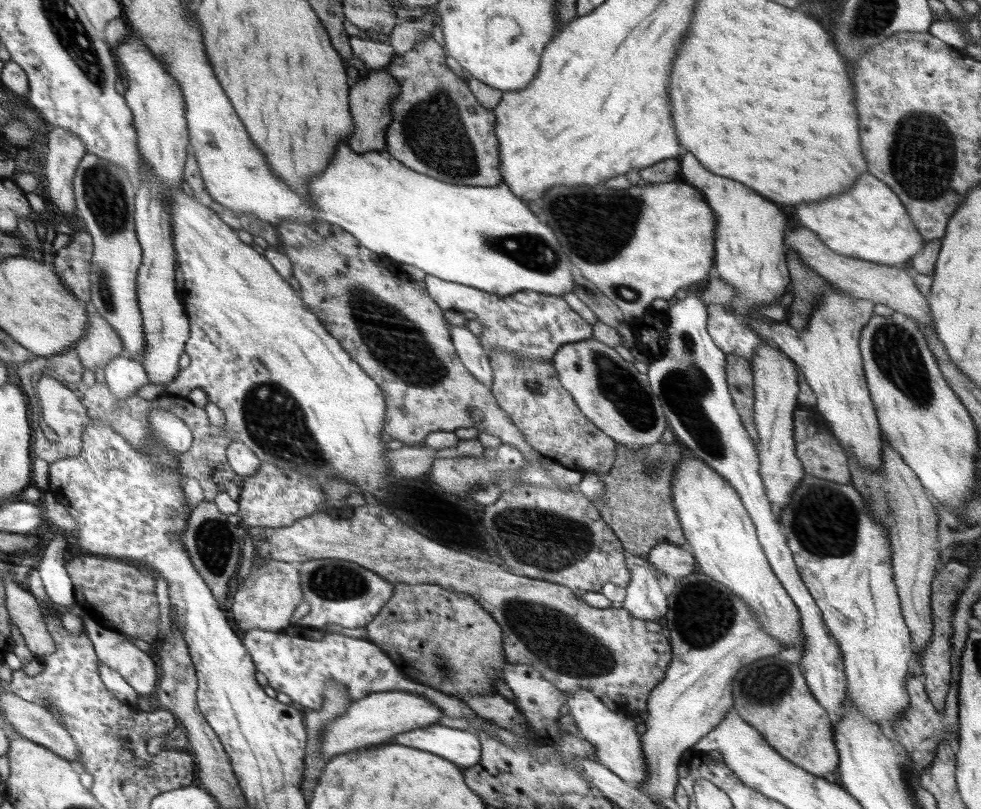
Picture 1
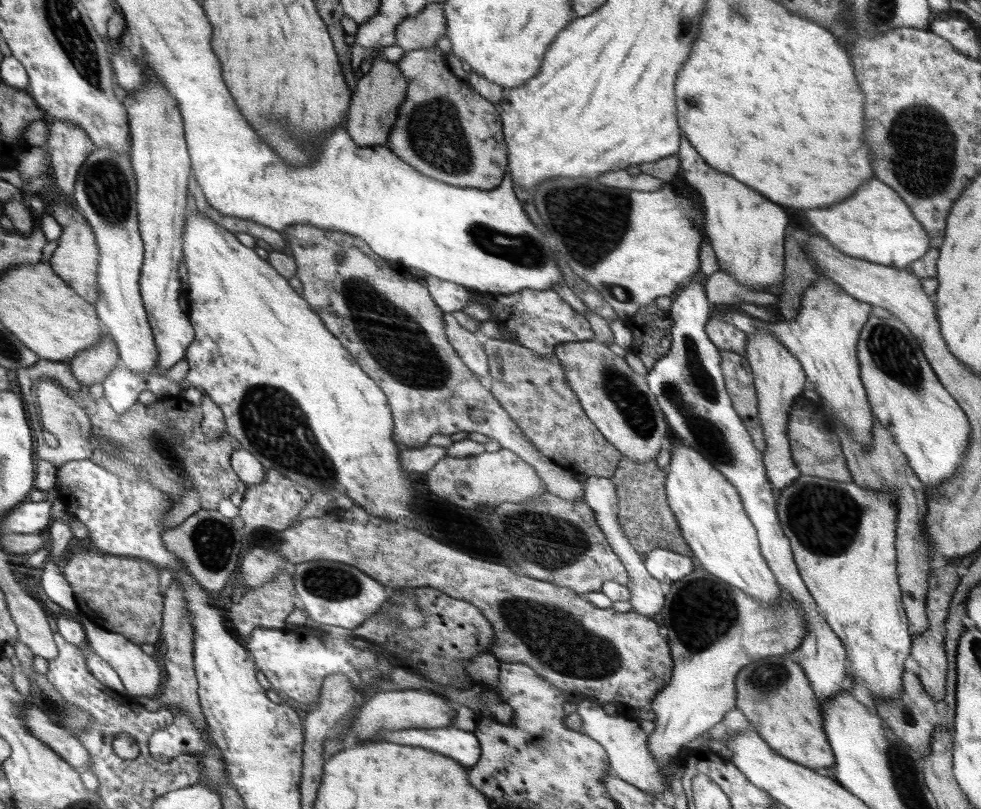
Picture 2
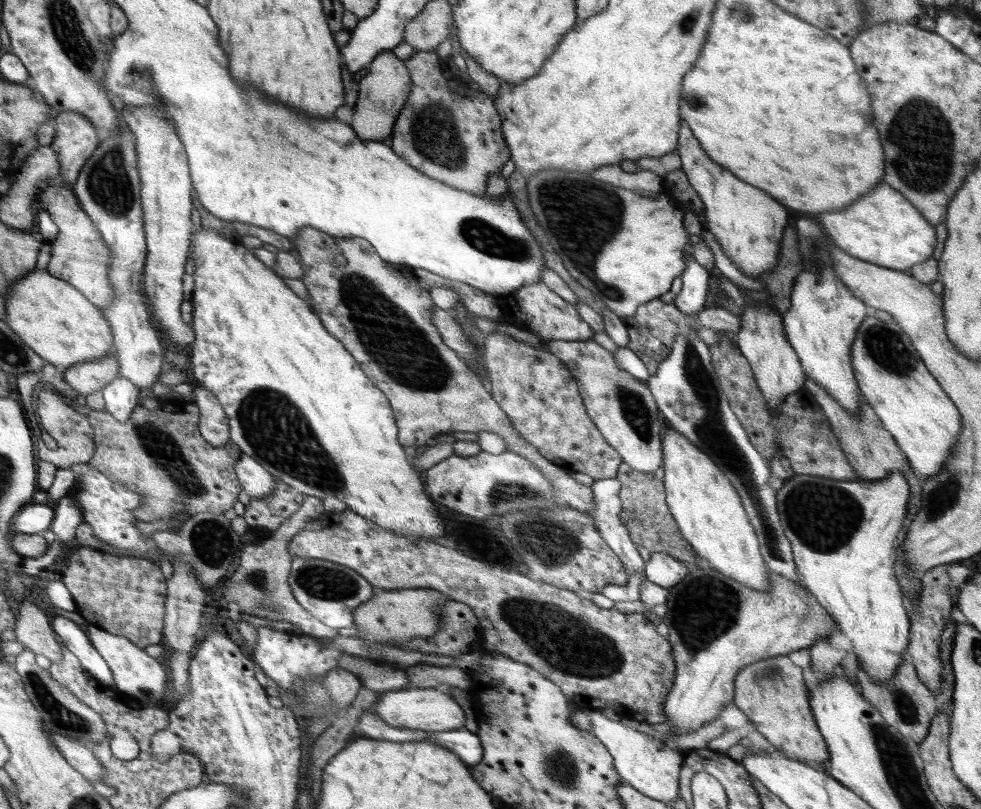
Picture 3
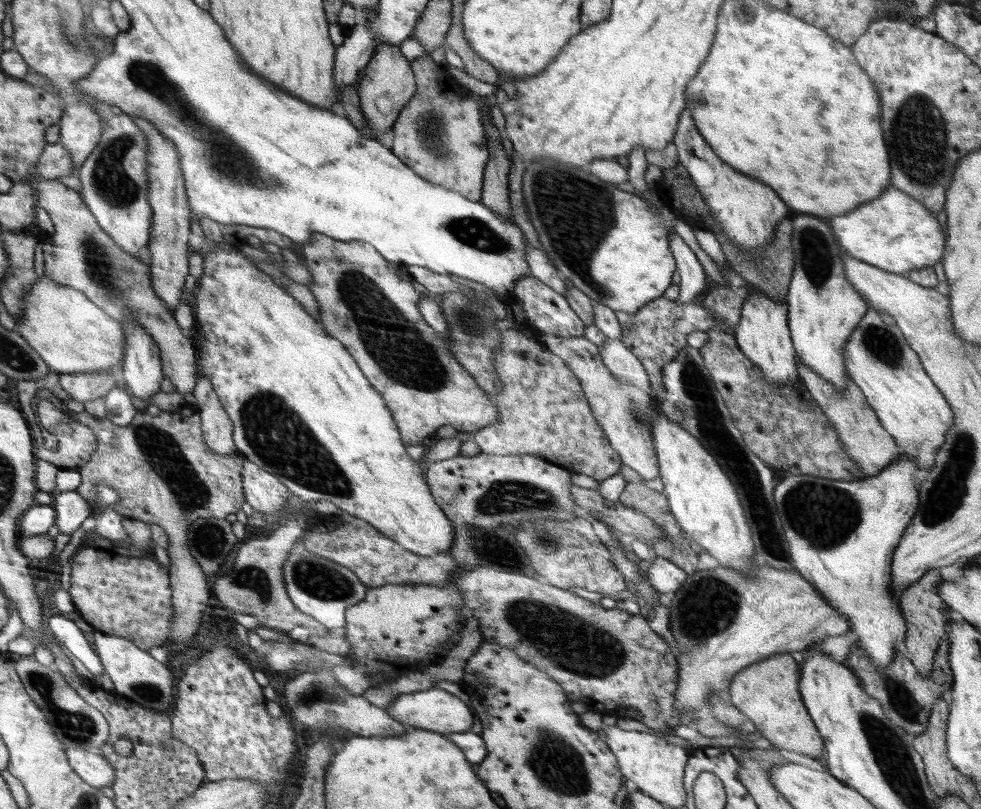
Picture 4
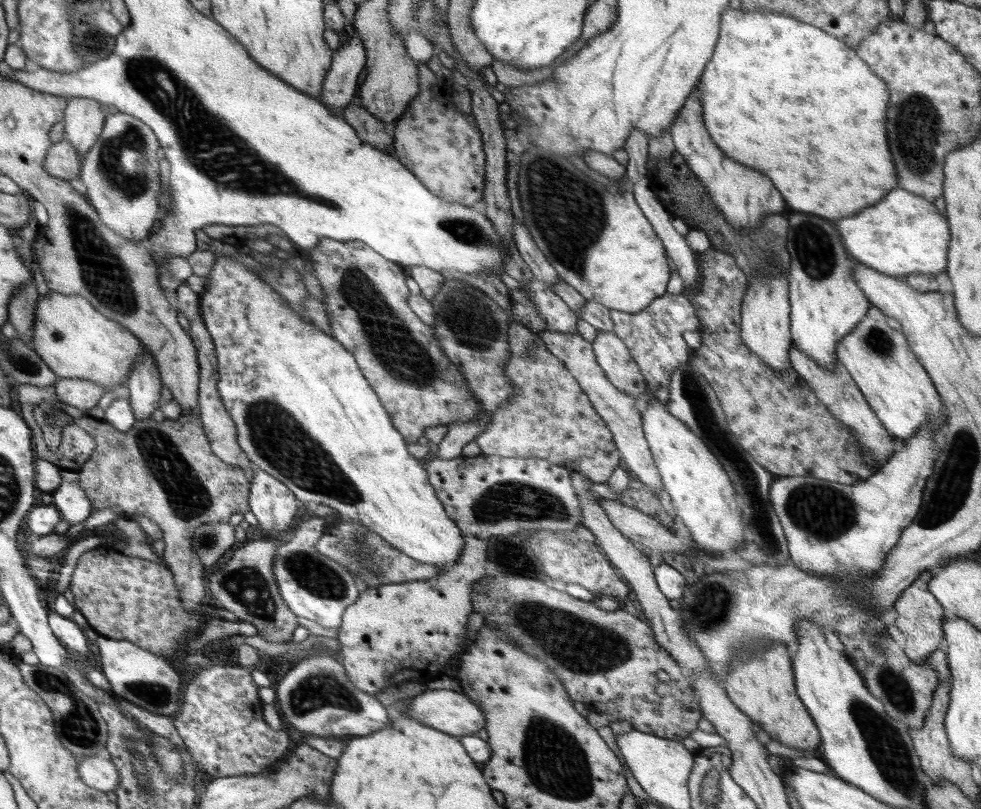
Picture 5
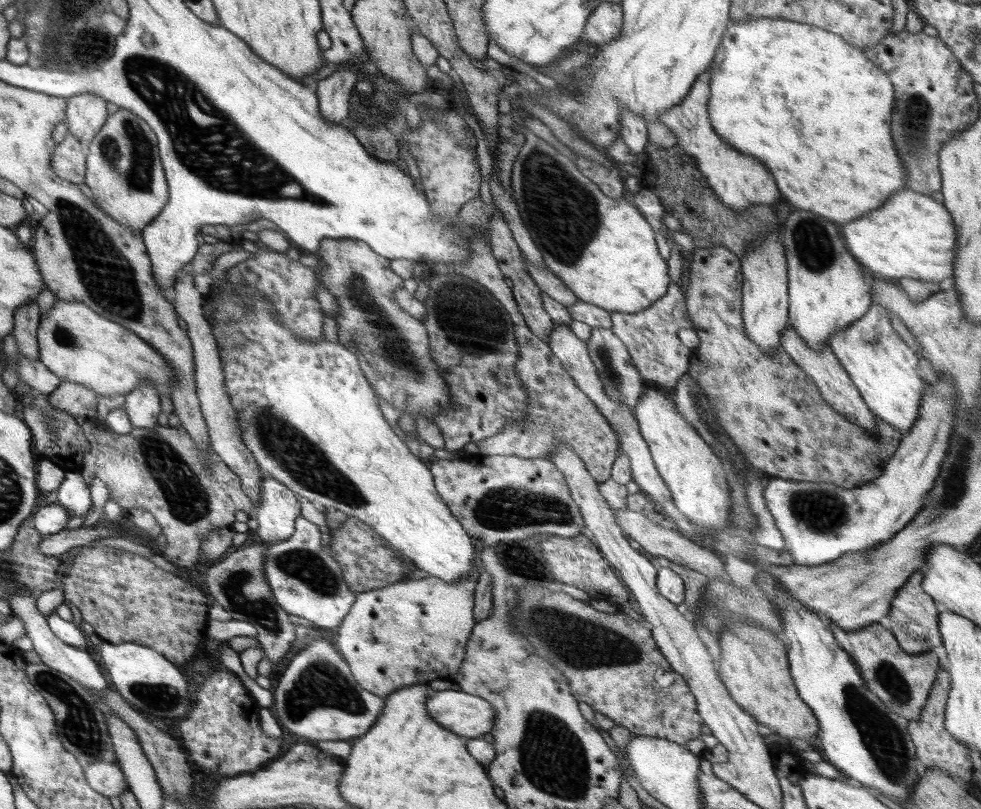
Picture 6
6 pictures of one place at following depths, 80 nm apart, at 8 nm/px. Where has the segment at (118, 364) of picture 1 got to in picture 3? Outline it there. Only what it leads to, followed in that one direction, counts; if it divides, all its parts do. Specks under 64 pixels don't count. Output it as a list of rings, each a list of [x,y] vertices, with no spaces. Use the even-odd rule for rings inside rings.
[[[121,373],[108,386],[102,389],[105,402],[105,410],[108,410],[114,418],[124,422],[130,418],[134,408],[138,405],[138,395],[142,388],[137,388]]]

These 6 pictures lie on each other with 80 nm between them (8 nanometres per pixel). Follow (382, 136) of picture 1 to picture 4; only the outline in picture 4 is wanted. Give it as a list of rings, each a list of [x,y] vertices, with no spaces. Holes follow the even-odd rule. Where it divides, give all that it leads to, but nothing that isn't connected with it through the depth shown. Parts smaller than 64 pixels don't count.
[[[378,43],[376,53],[364,69],[365,77],[356,87],[363,107],[363,115],[369,124],[367,133],[374,138],[381,137],[393,128],[402,109],[415,96],[417,81],[413,74],[411,61],[402,54],[399,46],[390,43]]]

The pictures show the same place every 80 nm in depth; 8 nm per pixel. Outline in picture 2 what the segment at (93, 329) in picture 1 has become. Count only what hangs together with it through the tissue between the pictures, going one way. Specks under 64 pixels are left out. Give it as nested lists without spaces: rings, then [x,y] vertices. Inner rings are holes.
[[[104,332],[98,345],[76,354],[69,363],[71,373],[81,386],[85,384],[90,387],[98,382],[102,383],[113,372],[119,361],[120,352],[117,344],[107,332]]]

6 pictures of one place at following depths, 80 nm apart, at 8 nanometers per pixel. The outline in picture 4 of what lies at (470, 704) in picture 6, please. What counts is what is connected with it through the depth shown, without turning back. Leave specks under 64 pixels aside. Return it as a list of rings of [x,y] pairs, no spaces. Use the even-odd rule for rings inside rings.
[[[437,687],[422,692],[410,692],[410,694],[400,695],[386,710],[386,714],[390,714],[390,718],[407,727],[422,728],[422,730],[442,735],[469,732],[474,724],[472,709],[456,696],[452,696],[448,691]]]

